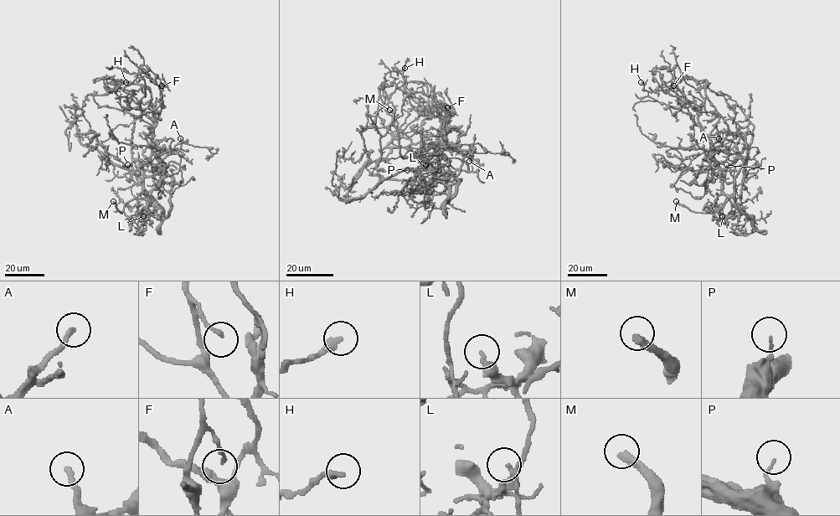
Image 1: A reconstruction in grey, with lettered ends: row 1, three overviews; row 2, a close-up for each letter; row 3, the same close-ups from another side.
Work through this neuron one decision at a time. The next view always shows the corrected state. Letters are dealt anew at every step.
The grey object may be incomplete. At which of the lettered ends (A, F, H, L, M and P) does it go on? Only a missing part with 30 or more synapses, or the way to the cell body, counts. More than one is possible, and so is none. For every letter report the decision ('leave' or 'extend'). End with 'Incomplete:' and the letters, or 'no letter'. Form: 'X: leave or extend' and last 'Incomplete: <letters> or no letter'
A: extend
F: leave
H: leave
L: leave
M: extend
P: leave
Incomplete: A, M

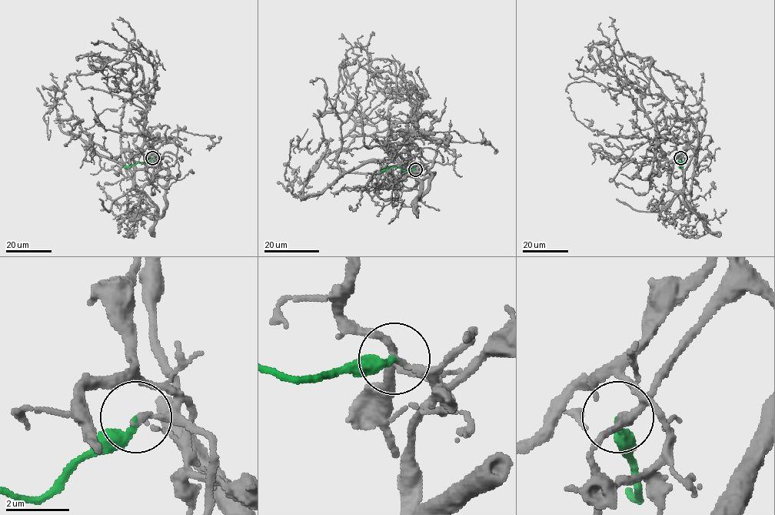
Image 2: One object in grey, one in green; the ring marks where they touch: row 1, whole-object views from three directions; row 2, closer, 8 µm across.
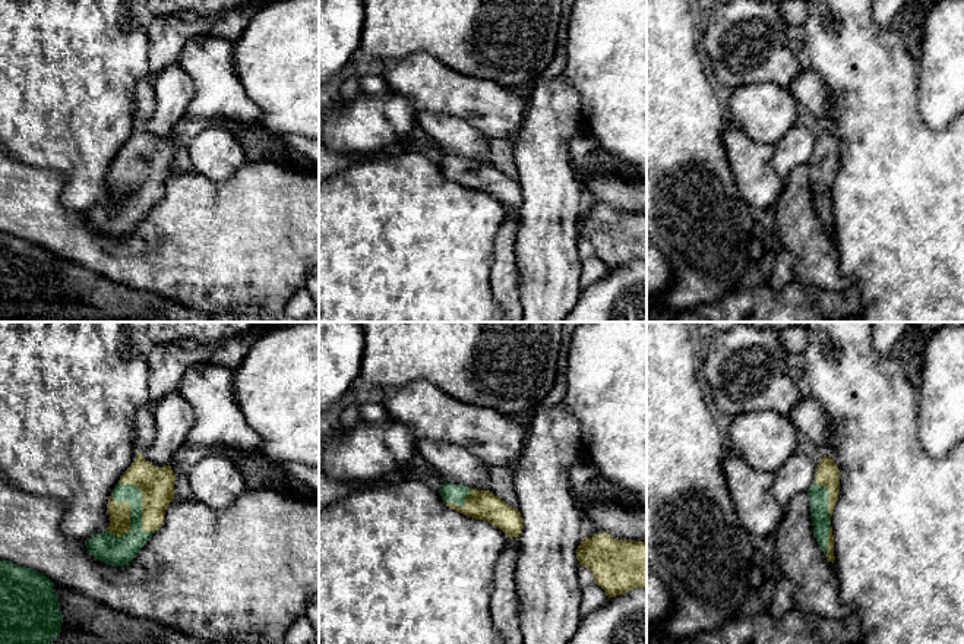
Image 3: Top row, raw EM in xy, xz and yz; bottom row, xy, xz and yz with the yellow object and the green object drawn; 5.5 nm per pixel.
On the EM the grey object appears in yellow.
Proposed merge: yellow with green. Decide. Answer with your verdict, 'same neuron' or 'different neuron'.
same neuron

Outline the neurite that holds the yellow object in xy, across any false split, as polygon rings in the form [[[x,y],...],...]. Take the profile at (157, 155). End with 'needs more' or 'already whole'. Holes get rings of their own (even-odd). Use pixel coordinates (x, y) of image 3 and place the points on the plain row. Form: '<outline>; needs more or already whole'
[[[138,124],[108,171],[110,196],[85,214],[88,224],[111,239],[132,234],[164,196],[165,181],[174,173],[174,157],[170,136],[155,139]]]; needs more

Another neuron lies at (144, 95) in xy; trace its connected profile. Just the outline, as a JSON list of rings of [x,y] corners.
[[[139,80],[132,95],[133,116],[138,124],[145,124],[155,111],[155,89],[152,80]]]

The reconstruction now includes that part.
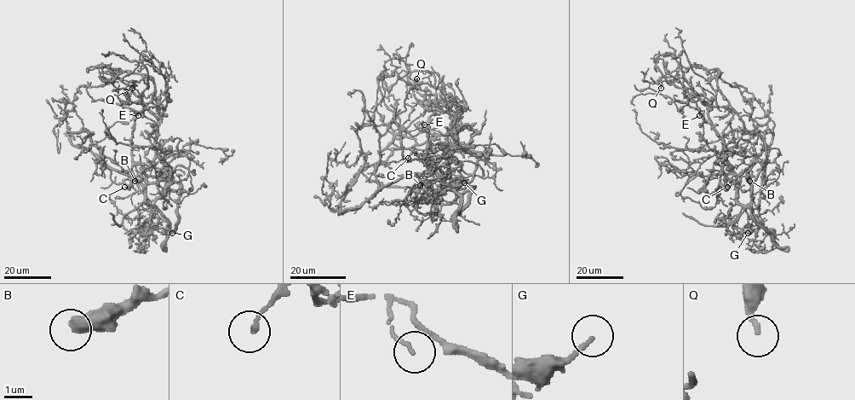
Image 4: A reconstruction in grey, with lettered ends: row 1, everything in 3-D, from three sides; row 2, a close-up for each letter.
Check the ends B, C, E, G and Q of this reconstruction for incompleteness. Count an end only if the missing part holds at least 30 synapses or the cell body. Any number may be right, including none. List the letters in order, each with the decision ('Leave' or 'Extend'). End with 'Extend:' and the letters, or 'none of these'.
B: Leave
C: Leave
E: Leave
G: Leave
Q: Leave
Extend: none of these

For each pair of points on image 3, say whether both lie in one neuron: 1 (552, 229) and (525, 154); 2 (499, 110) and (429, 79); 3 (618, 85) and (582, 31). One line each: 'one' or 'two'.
1: one
2: one
3: one

